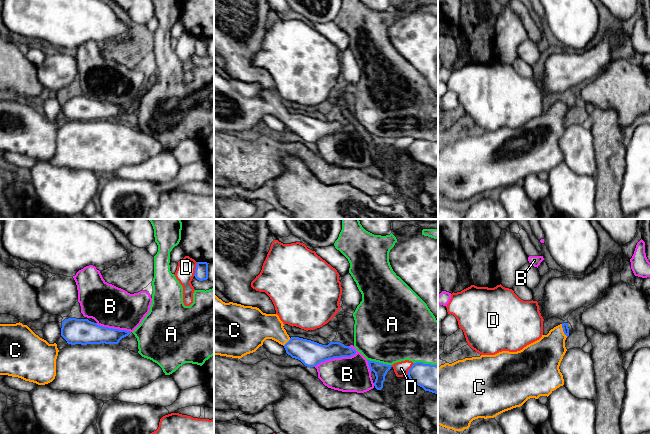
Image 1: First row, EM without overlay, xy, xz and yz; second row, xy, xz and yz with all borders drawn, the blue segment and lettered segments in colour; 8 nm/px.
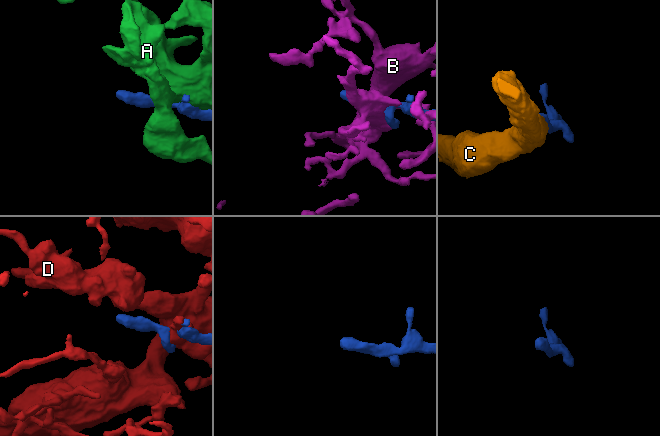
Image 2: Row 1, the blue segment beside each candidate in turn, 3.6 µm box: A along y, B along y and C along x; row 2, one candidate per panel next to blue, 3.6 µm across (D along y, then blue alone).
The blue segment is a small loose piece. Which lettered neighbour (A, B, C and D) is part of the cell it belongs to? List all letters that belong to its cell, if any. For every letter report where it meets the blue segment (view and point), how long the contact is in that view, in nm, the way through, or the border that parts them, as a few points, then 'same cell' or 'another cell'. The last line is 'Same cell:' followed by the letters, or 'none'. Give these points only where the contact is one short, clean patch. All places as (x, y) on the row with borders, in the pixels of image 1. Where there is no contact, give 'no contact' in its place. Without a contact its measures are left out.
A: contact xz (378, 362); length 200 nm; another cell
B: contact xz (335, 357); length 360 nm; another cell
C: contact yz (563, 330); length 120 nm; way yz (564, 325), (563, 330), (556, 337), (545, 355); same cell
D: contact xy (195, 269); length 120 nm; another cell
Same cell: C

